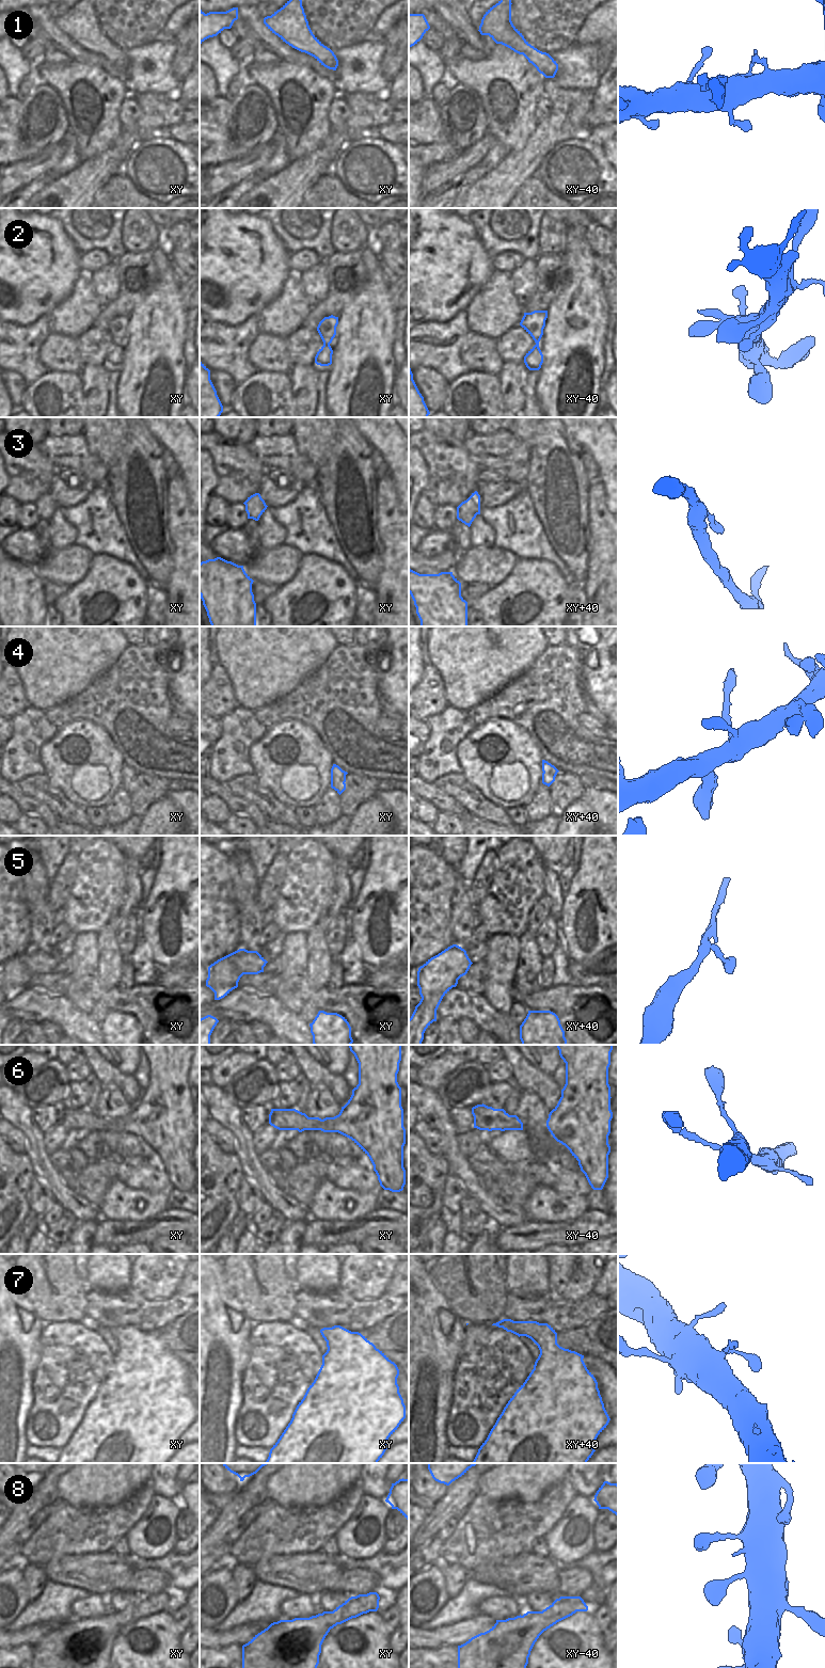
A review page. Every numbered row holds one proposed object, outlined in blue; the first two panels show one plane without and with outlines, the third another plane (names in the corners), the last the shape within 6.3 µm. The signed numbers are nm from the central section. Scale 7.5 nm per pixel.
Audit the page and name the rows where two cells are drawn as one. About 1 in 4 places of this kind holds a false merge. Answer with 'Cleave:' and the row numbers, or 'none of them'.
Cleave: 3, 4

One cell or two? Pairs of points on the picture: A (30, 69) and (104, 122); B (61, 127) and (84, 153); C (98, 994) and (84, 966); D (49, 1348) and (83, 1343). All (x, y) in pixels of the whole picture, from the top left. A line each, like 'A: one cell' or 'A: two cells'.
A: two cells
B: two cells
C: two cells
D: one cell

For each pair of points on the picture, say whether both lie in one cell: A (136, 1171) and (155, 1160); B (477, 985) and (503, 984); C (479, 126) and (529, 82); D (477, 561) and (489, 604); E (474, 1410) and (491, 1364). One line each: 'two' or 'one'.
A: two
B: two
C: two
D: two
E: one

